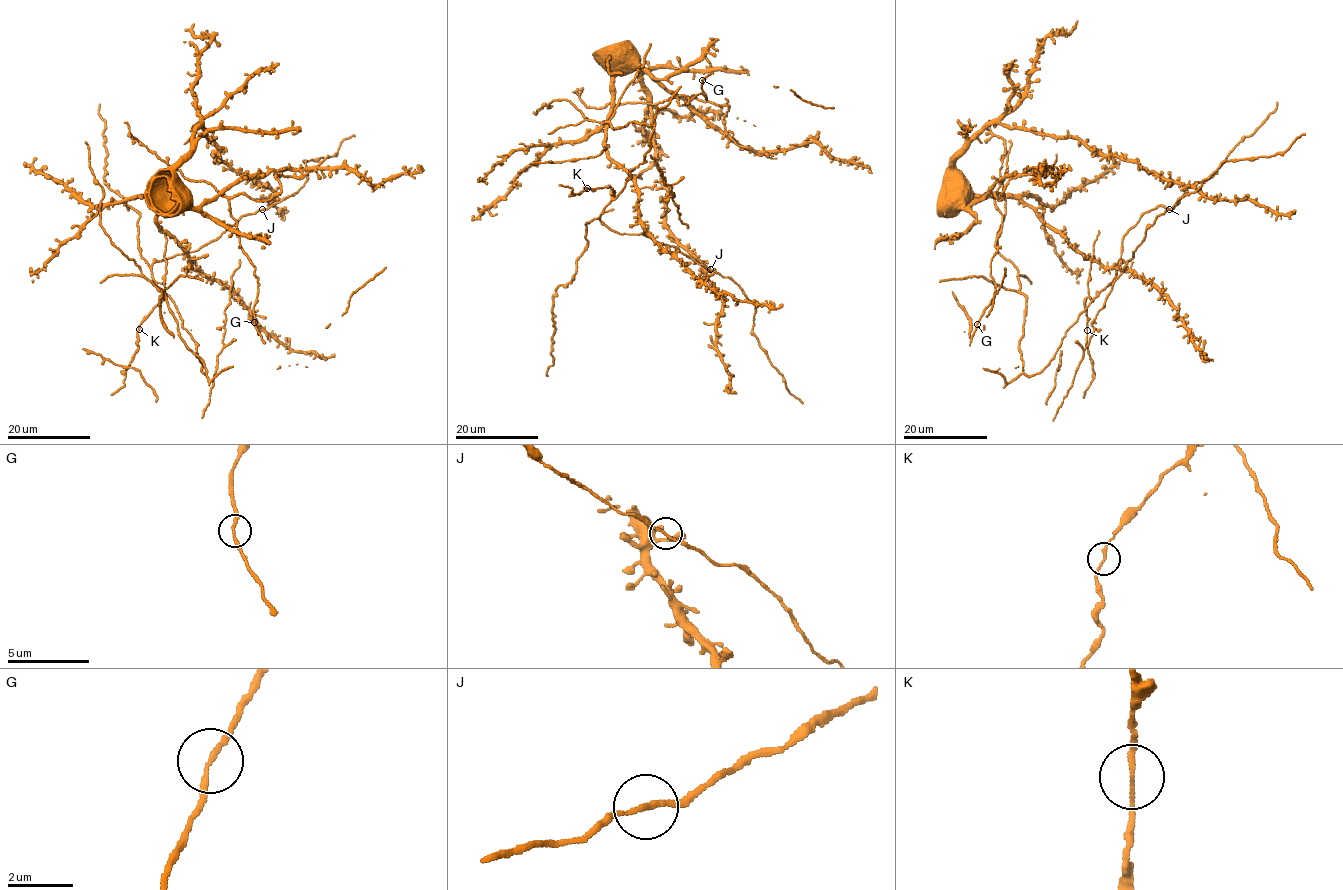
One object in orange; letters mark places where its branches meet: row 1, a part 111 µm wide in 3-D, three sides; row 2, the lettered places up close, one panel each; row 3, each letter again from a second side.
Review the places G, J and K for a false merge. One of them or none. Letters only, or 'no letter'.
K

